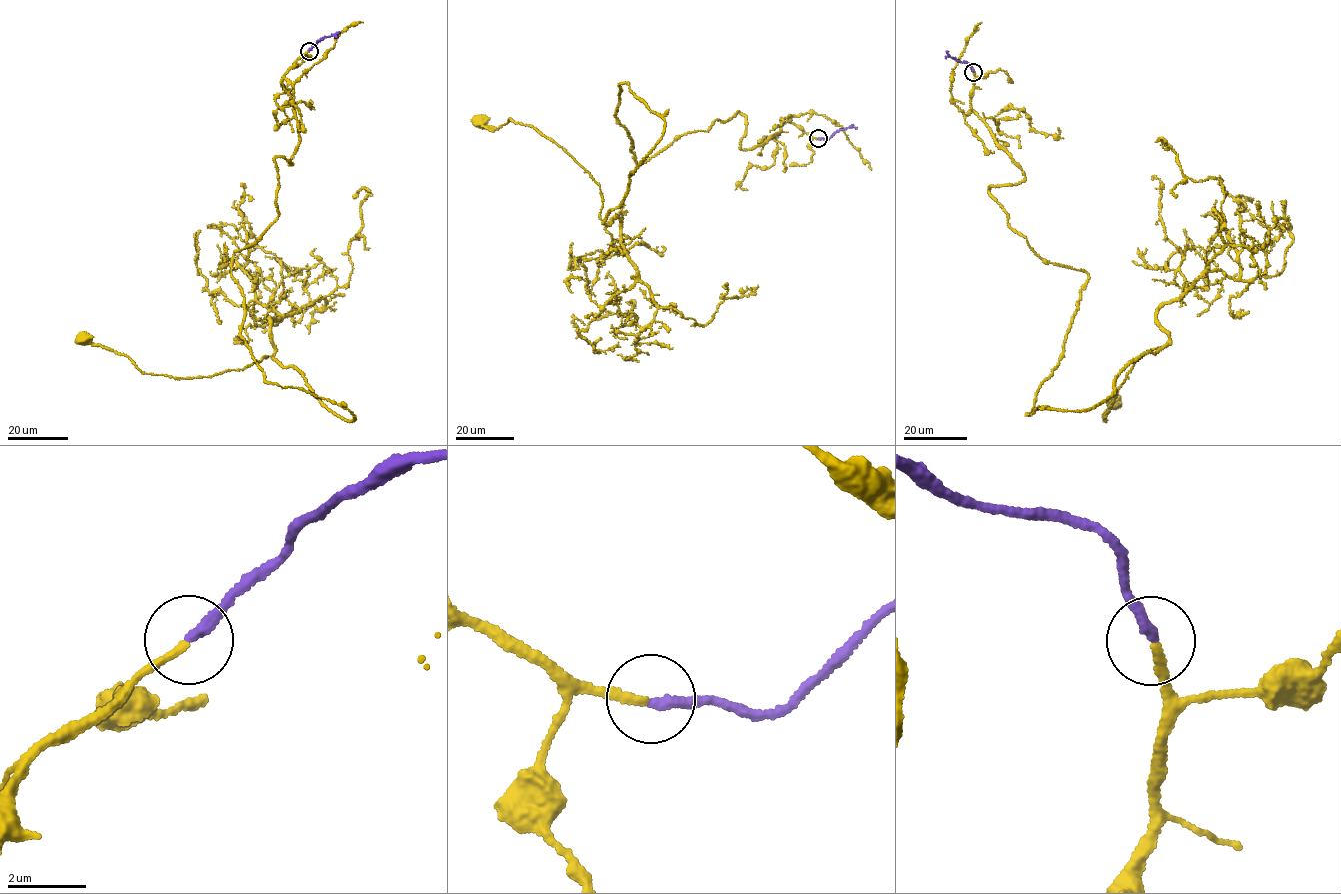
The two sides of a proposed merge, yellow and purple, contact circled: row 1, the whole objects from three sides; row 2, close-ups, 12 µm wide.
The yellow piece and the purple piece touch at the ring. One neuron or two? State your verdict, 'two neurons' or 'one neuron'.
one neuron

